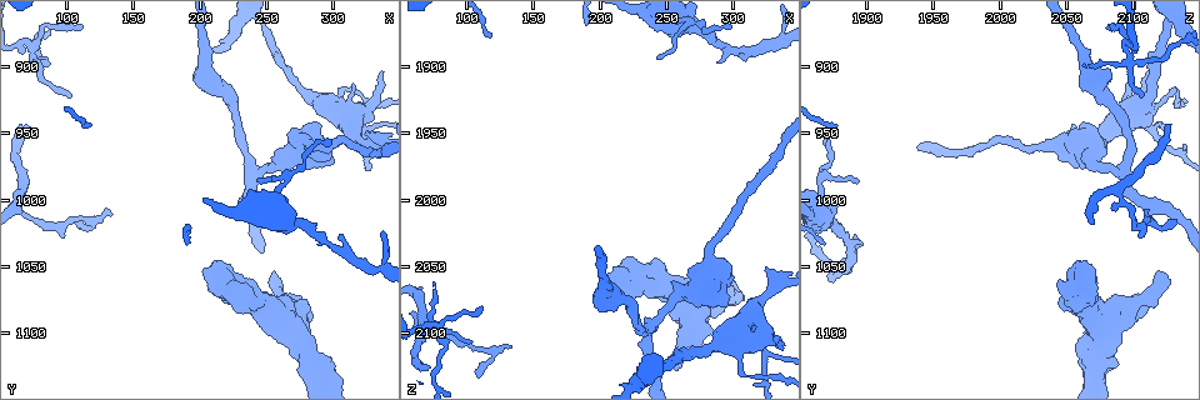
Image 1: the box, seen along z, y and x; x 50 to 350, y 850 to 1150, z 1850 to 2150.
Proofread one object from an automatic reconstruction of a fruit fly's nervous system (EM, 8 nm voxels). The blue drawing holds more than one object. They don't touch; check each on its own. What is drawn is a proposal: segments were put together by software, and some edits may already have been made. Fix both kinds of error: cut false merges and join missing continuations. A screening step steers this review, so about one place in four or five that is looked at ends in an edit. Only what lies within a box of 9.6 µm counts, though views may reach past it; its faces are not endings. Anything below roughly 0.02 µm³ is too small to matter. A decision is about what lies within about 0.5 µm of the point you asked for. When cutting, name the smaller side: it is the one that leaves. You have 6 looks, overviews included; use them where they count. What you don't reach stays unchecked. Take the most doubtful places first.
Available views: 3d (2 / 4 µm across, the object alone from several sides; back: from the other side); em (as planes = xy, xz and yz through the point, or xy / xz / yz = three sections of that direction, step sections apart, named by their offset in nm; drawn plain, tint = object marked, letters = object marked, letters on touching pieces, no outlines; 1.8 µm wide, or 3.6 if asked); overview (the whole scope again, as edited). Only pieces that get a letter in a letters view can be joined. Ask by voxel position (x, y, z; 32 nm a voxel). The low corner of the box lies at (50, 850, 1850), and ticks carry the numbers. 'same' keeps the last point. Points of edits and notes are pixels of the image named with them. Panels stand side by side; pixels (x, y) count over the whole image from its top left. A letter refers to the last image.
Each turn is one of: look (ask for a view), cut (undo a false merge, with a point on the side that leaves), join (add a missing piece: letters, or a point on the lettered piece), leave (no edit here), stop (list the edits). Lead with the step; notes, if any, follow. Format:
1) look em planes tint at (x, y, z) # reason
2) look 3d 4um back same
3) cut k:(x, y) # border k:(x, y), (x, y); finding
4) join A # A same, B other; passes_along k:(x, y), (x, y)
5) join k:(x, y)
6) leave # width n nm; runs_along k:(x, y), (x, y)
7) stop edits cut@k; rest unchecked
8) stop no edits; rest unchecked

look em xy step 16 letters at (74, 886, 2094) # abrupt turn

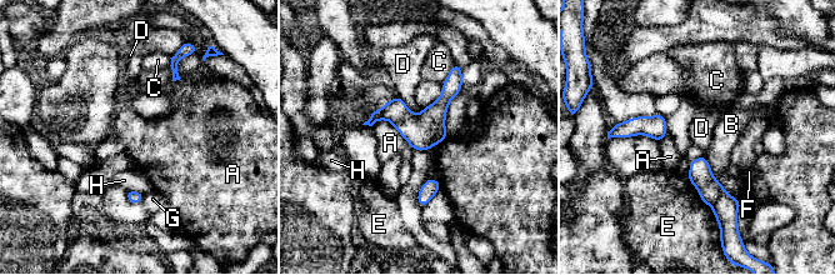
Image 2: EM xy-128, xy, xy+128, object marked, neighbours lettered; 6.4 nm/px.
leave # longest_contact B 380 nm; A other, B other, C other, D other, E other, F other, G other, H other; border 2:(395, 95), (414, 113), (423, 111); continuous, no second neuron

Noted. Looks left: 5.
look 3d 4um at (230, 1072, 2064) # thick turns thin

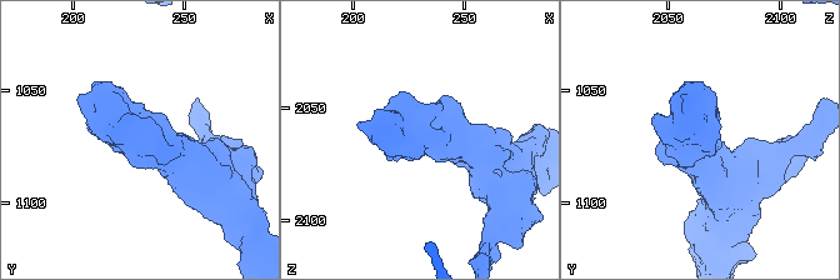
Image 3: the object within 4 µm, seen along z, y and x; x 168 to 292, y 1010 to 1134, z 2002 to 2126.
look em 3.6um planes tint at (232, 1071, 2063)

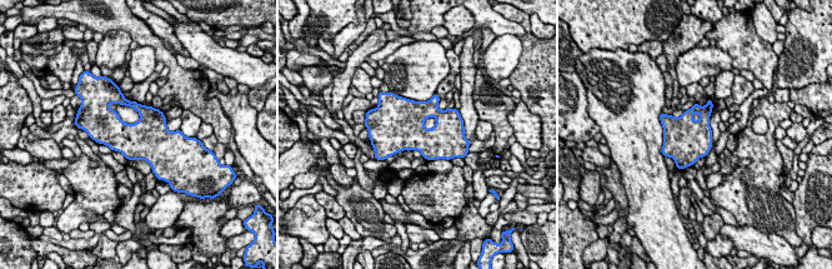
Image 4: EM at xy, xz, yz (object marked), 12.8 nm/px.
look em 3.6um planes letters same

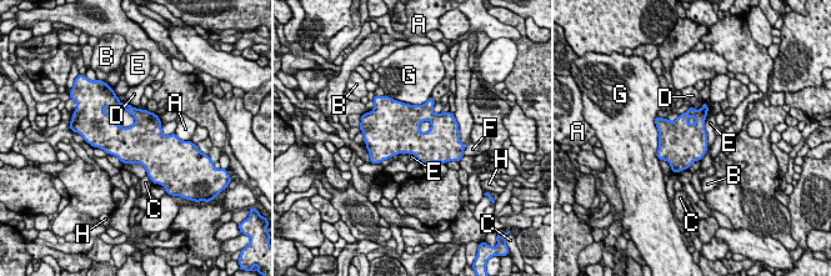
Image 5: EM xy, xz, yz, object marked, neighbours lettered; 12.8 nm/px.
leave # A other, B other, C other, D other, E other, F other, G other, H other; all the same neuron

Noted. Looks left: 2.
look em planes tint at (218, 918, 2074) # calibre changes

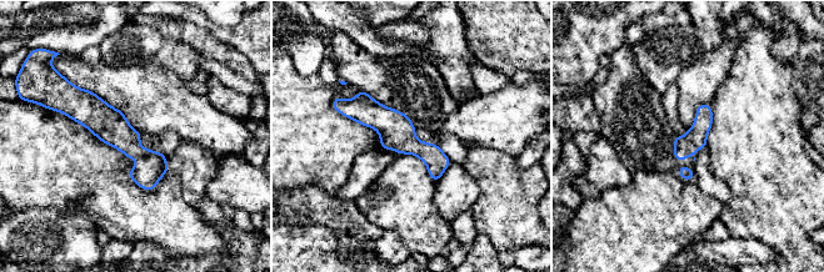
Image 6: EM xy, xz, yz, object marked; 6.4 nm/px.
look em planes letters same

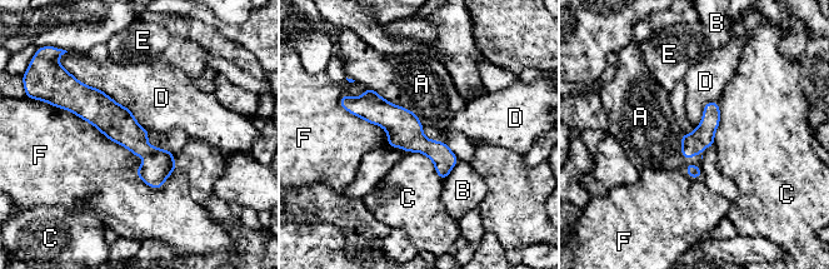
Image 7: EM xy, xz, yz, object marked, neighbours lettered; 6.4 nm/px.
leave # A other, B other, C other, D other, E other, F other; border 7:(76, 78), (125, 105), (149, 131); continuous, no second neuron

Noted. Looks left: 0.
stop no edits; rest unchecked

